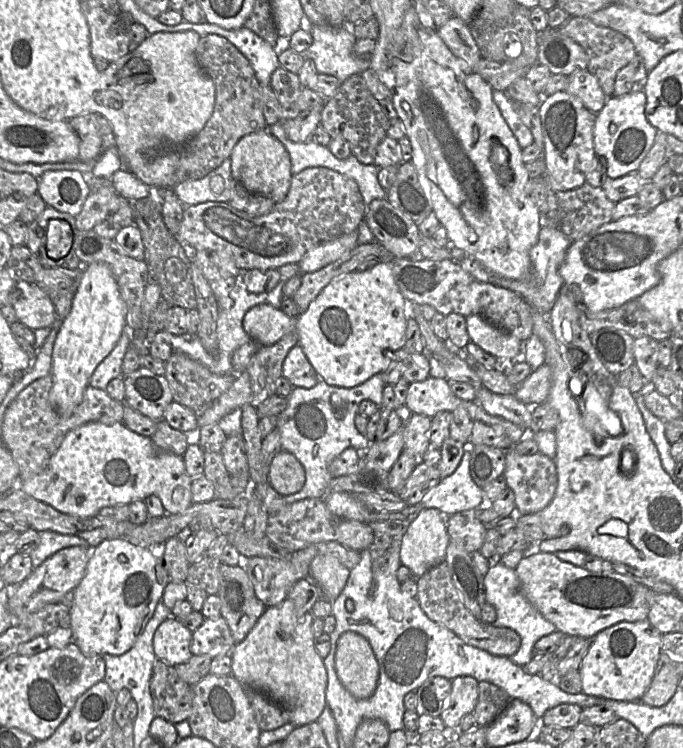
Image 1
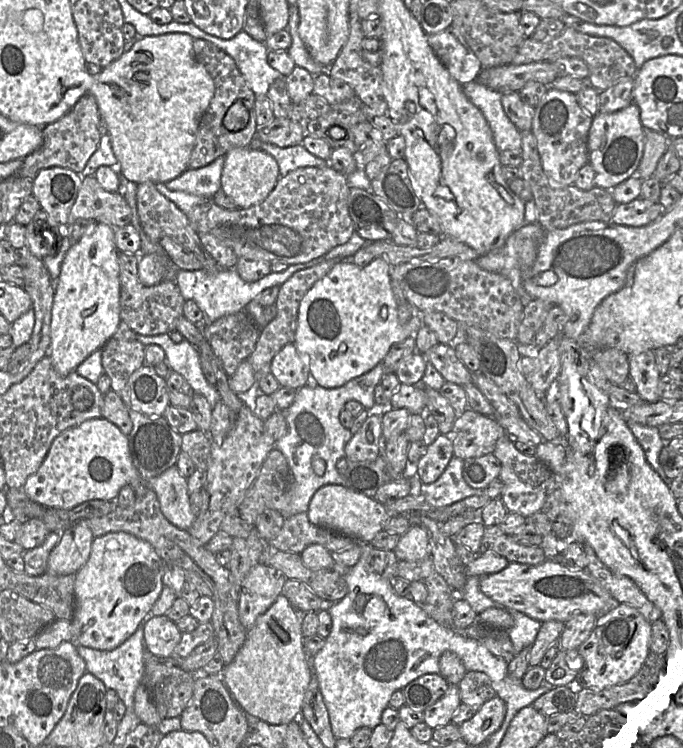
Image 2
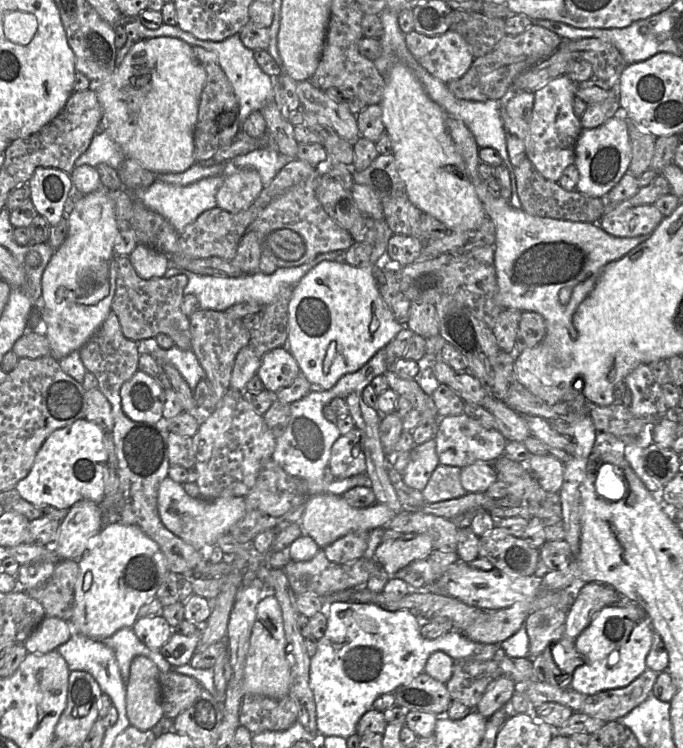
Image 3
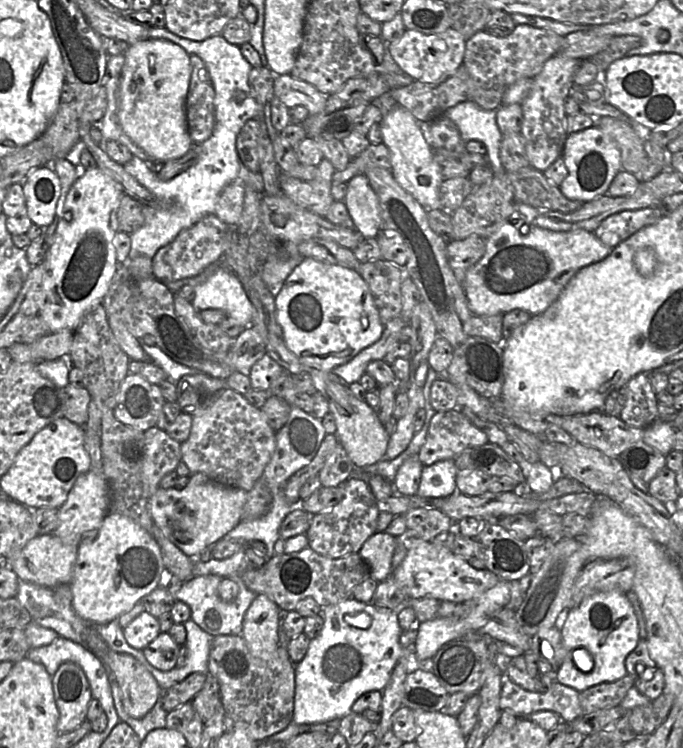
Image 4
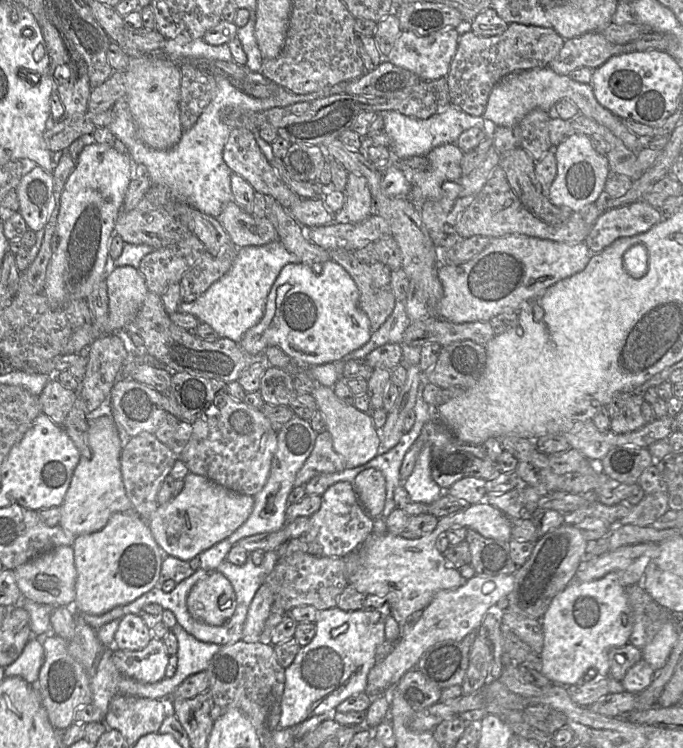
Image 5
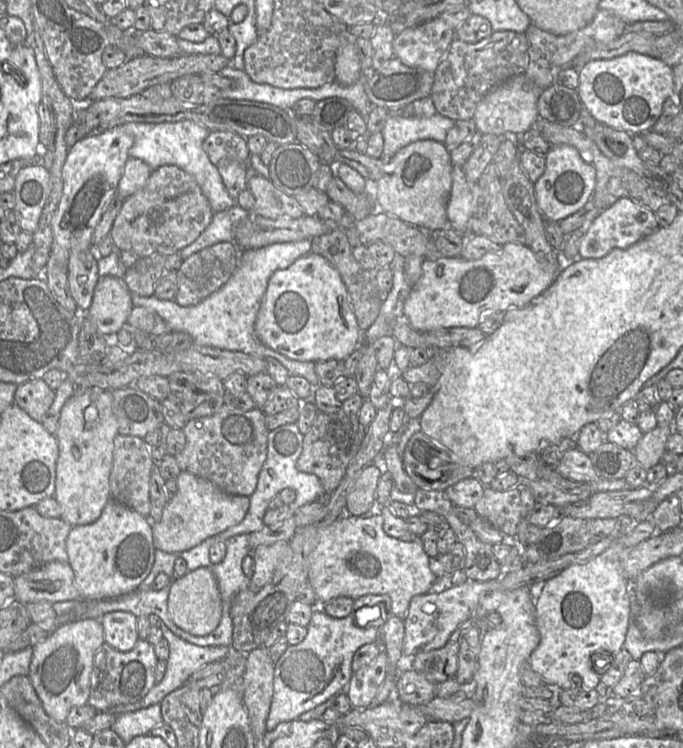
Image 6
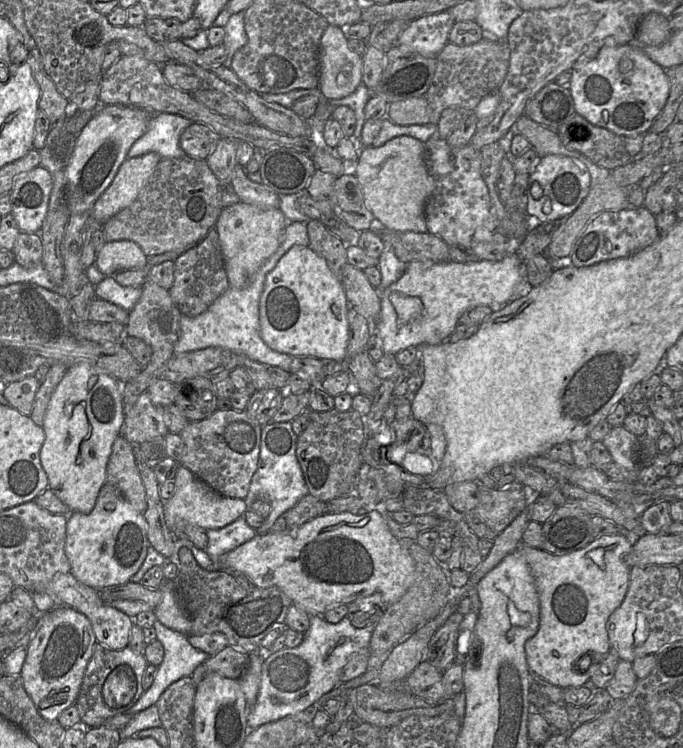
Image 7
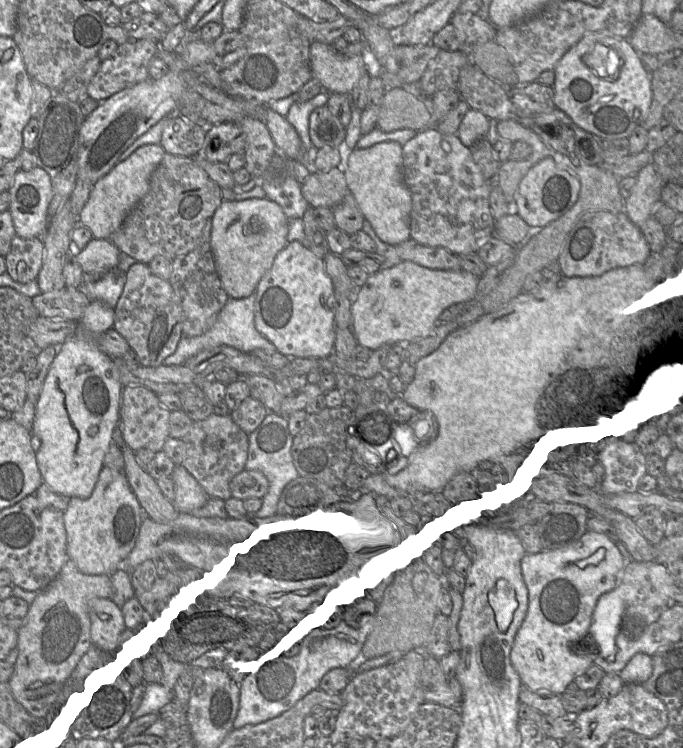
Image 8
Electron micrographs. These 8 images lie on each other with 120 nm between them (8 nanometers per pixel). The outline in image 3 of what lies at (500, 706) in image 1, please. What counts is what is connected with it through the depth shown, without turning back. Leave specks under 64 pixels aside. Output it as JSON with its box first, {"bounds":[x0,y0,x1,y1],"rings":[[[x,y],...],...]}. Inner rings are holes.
{"bounds":[446,658,502,710],"rings":[[[497,658],[488,661],[454,660],[453,673],[446,687],[452,700],[475,710],[489,684],[502,675]]]}

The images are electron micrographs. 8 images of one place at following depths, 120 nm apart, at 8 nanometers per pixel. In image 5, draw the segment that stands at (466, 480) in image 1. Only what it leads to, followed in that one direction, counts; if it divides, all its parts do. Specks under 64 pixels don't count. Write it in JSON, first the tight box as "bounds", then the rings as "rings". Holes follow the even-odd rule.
{"bounds":[402,445,444,505],"rings":[[[431,445],[423,446],[413,472],[402,484],[413,502],[429,505],[444,494],[431,475]]]}

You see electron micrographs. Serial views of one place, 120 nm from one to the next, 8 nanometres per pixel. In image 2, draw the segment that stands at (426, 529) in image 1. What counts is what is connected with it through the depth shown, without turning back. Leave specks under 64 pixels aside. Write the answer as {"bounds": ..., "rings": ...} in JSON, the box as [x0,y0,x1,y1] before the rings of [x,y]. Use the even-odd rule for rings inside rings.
{"bounds":[394,525,430,561],"rings":[[[412,525],[400,536],[394,552],[399,561],[418,561],[430,556],[430,536],[422,525]]]}

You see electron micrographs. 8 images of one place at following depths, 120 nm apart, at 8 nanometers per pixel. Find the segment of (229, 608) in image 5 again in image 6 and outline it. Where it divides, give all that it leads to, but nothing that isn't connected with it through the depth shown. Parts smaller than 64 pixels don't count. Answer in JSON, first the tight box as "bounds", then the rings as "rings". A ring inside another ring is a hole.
{"bounds":[168,567,223,636],"rings":[[[200,567],[188,571],[178,579],[172,579],[168,613],[177,627],[194,636],[210,634],[217,628],[223,614],[223,602],[216,577],[210,567]]]}

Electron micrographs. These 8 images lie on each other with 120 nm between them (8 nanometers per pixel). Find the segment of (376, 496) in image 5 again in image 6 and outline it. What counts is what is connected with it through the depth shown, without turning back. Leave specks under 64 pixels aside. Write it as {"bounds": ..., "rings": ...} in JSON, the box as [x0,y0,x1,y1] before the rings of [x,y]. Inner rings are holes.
{"bounds":[346,464,381,516],"rings":[[[374,464],[362,469],[347,495],[346,514],[362,516],[373,508],[381,475],[381,470]]]}

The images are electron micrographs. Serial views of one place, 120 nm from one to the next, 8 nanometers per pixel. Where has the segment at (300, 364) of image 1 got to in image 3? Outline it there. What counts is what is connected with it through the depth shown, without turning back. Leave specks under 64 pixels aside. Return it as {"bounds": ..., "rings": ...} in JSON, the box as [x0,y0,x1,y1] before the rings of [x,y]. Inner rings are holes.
{"bounds":[256,348,300,393],"rings":[[[277,348],[262,357],[256,376],[261,379],[266,390],[276,393],[291,385],[300,374],[299,365],[291,352]]]}

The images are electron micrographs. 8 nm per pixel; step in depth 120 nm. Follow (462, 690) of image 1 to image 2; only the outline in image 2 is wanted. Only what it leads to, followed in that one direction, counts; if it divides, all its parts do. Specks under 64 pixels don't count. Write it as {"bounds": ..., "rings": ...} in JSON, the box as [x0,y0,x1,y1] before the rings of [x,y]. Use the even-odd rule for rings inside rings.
{"bounds":[423,685,461,731],"rings":[[[458,685],[450,686],[437,703],[423,712],[424,723],[434,731],[454,725],[453,719],[461,704]]]}

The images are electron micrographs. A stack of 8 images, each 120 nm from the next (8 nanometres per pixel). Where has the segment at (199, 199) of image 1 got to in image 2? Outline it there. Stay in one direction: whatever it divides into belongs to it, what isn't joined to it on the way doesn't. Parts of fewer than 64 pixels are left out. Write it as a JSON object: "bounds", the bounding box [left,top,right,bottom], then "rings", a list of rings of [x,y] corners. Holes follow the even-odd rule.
{"bounds":[165,156,225,200],"rings":[[[220,156],[204,167],[187,169],[177,178],[166,182],[165,186],[172,191],[182,191],[212,200],[221,189],[225,159],[225,156]]]}

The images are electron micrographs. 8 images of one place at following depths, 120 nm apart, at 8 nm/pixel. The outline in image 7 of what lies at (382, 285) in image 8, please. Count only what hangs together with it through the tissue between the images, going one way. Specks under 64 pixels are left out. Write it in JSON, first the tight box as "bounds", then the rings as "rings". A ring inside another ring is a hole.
{"bounds":[375,251,531,355],"rings":[[[514,251],[499,261],[412,261],[398,281],[385,289],[377,289],[381,310],[375,335],[381,338],[384,353],[391,355],[409,347],[439,344],[447,341],[467,309],[477,306],[502,309],[507,303],[526,295],[531,288],[525,262]]]}

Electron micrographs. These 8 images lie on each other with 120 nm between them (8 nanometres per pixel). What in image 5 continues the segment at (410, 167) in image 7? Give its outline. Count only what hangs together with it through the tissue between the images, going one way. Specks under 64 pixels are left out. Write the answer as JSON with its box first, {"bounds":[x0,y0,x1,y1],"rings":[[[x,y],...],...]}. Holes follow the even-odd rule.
{"bounds":[411,144,464,204],"rings":[[[444,144],[432,149],[427,154],[427,169],[412,178],[411,200],[416,204],[427,200],[439,200],[443,196],[443,184],[447,181],[458,181],[463,176],[461,169],[463,155],[464,152],[455,144]]]}

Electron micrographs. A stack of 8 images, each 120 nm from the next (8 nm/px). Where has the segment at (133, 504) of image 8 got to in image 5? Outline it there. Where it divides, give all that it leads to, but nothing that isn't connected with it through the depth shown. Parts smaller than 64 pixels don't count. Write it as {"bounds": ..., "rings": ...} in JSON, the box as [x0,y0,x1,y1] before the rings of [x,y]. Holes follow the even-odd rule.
{"bounds":[71,512,163,615],"rings":[[[116,512],[106,525],[91,534],[74,538],[74,565],[76,568],[75,600],[71,607],[76,612],[102,615],[122,605],[129,604],[153,589],[161,571],[163,550],[156,543],[148,523],[135,512]]]}

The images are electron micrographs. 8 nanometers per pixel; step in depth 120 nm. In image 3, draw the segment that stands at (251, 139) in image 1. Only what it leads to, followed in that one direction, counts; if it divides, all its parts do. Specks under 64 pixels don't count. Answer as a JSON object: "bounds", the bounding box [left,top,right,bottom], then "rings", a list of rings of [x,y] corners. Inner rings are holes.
{"bounds":[216,168,264,213],"rings":[[[253,168],[227,170],[216,194],[217,207],[238,213],[247,209],[260,195],[264,186]]]}

